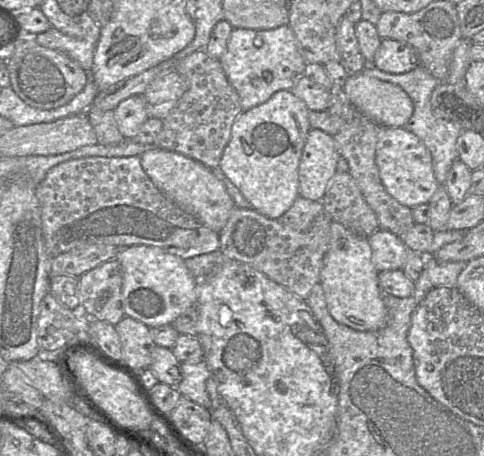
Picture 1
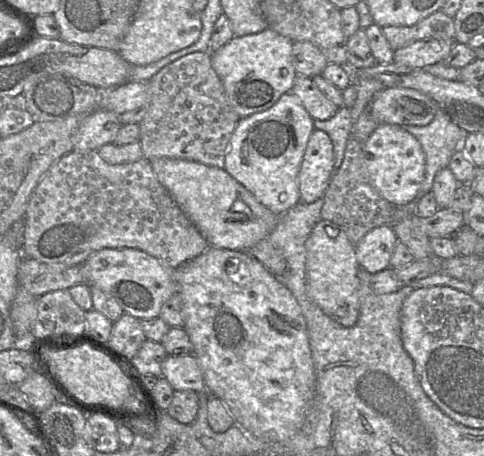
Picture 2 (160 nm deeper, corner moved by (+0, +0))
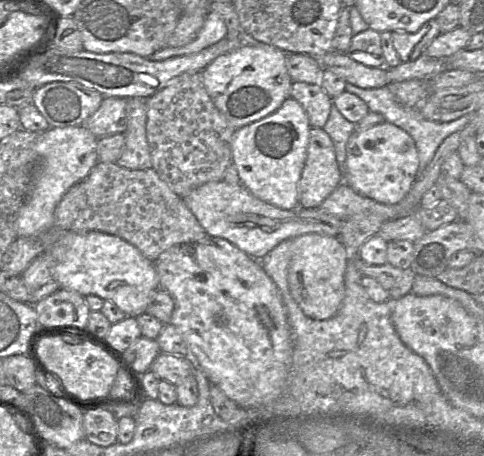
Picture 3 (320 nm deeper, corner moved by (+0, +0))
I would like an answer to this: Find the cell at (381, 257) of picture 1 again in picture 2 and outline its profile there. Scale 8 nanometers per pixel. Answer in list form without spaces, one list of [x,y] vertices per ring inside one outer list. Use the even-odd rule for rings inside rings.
[[[386,224],[373,228],[356,245],[359,266],[371,274],[388,268],[397,242],[392,225]]]

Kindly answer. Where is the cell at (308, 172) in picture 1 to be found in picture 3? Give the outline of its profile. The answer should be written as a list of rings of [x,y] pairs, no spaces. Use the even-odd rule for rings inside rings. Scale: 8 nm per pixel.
[[[312,127],[299,180],[299,207],[318,208],[342,182],[331,138],[322,128]]]

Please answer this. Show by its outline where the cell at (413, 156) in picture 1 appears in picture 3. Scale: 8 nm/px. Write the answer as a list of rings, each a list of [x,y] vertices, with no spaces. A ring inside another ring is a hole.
[[[383,122],[365,130],[356,128],[346,145],[343,183],[379,203],[396,205],[409,194],[418,176],[418,164],[413,138],[398,126]]]

